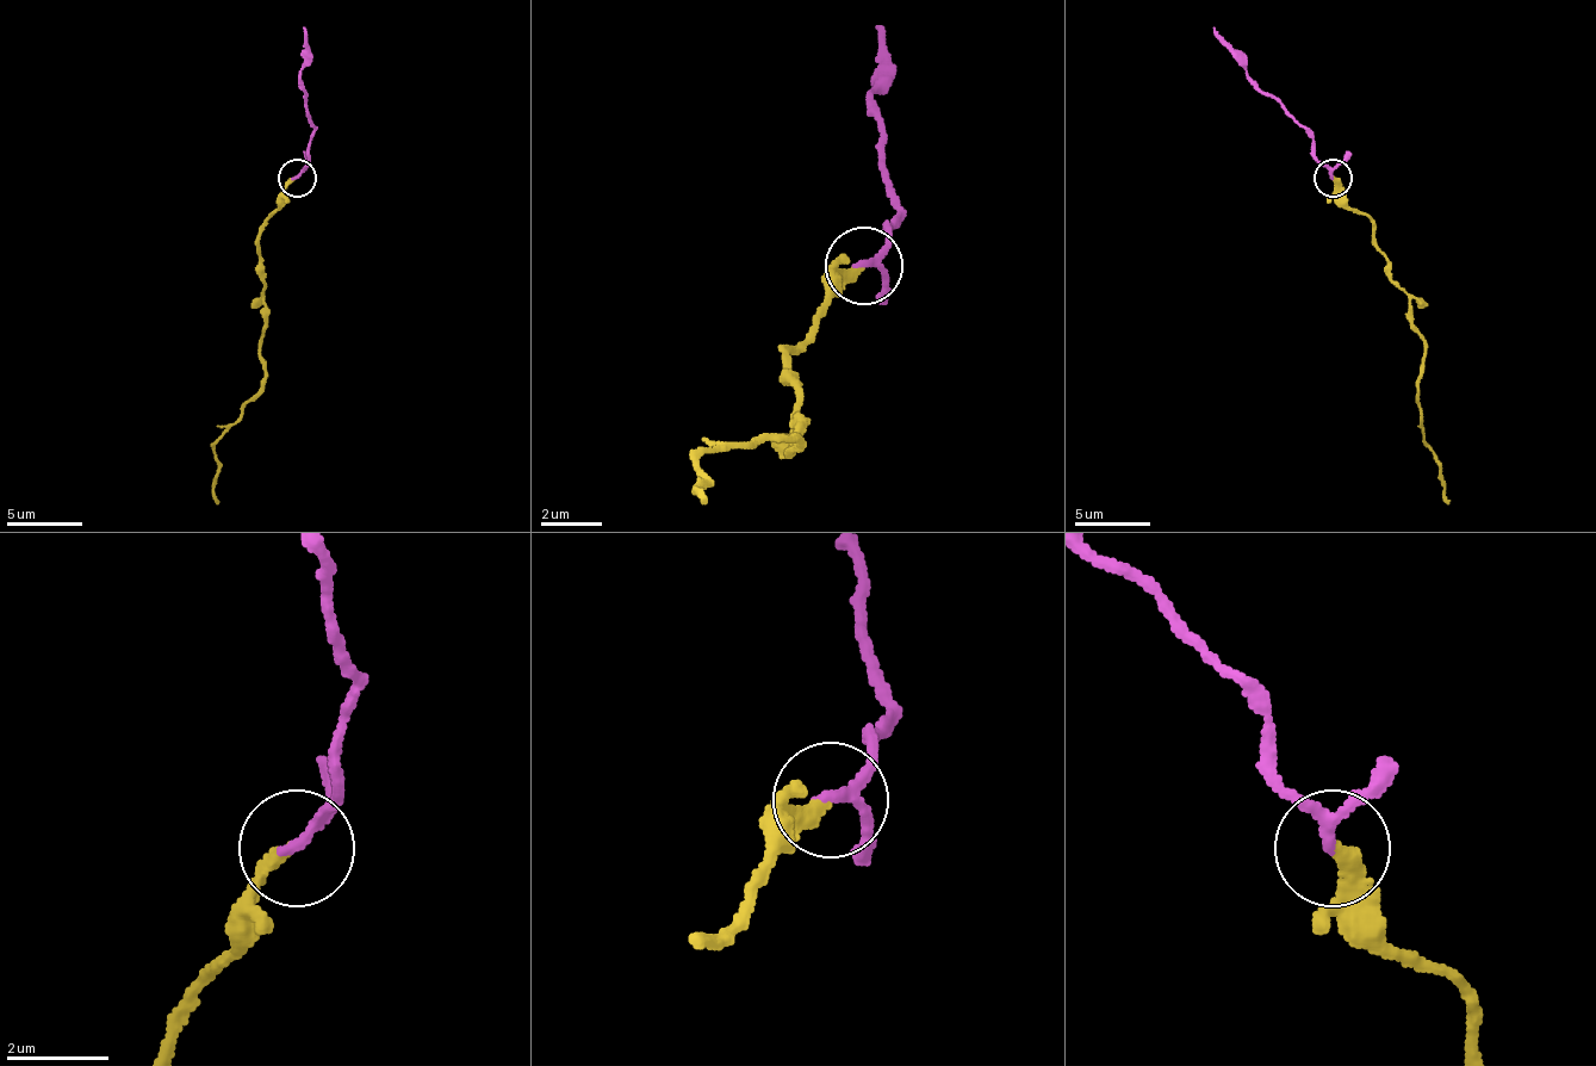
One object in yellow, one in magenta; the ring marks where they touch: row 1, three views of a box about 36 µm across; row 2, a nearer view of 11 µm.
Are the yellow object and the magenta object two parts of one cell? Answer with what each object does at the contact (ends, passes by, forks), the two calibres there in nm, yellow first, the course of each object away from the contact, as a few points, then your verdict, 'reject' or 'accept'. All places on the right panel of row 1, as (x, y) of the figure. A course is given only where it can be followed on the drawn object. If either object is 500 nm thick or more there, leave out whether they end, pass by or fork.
yellow ends; magenta passes by; calibres 280 and 170 nm; course yellow (1333, 177), (1376, 230), (1386, 276), (1409, 299), (1409, 326), (1424, 345), (1417, 390), (1447, 504); course magenta (1333, 177), (1314, 154), (1306, 131), (1253, 78), (1215, 28); accept

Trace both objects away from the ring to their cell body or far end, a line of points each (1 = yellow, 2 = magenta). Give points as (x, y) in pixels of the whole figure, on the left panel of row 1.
1: (296, 177), (261, 230), (258, 276), (265, 299), (261, 390), (216, 444), (219, 504)
2: (296, 177), (311, 154), (315, 131), (299, 78), (308, 28)

